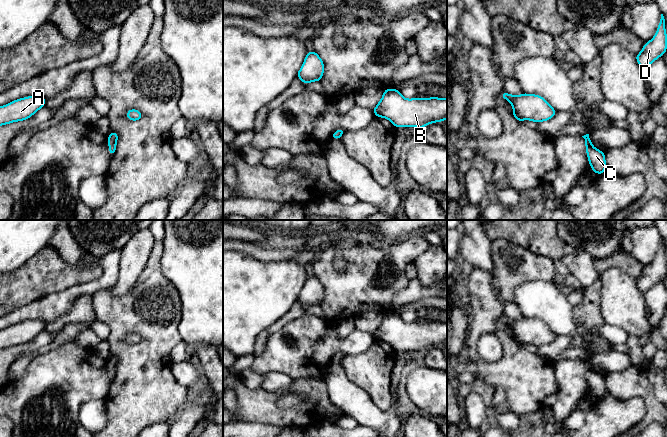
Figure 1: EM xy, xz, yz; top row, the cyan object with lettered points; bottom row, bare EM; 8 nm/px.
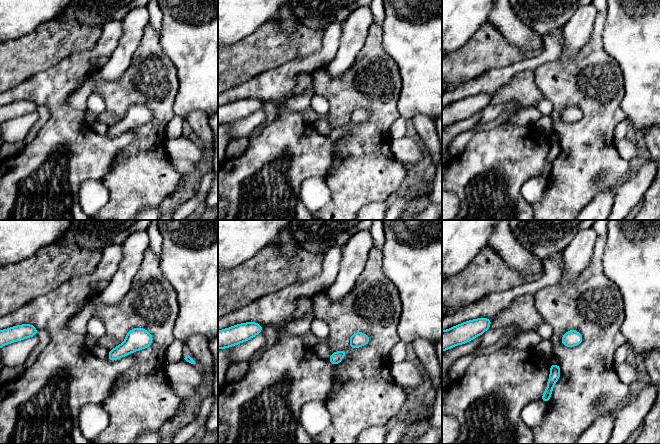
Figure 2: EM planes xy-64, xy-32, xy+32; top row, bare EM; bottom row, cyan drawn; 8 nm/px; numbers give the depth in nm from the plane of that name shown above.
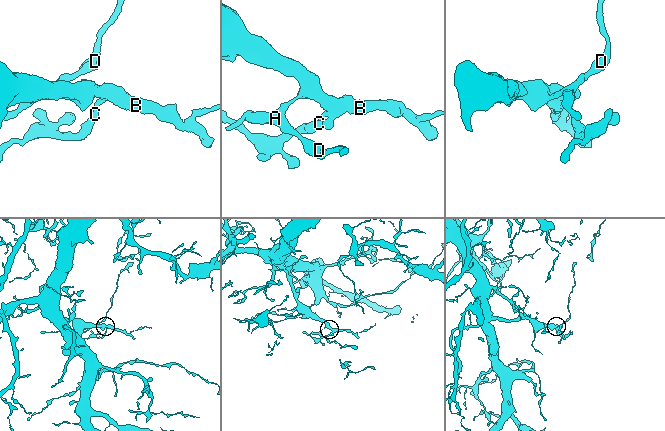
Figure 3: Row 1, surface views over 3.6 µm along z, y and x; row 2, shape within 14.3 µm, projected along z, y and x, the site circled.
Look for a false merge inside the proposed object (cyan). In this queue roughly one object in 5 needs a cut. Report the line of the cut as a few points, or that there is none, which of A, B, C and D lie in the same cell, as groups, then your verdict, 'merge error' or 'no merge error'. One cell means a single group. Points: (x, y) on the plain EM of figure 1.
cut none; groups A B C D; no merge error

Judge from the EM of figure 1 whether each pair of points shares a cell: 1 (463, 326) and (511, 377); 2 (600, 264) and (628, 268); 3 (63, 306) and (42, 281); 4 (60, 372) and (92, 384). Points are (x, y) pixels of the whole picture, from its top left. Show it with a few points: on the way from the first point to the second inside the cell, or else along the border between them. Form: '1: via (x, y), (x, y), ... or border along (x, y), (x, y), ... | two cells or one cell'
1: border along (469, 324), (464, 346) | two cells
2: via (607, 263), (621, 263) | one cell
3: border along (73, 285), (48, 293), (30, 303) | two cells
4: via (68, 375), (84, 376) | one cell

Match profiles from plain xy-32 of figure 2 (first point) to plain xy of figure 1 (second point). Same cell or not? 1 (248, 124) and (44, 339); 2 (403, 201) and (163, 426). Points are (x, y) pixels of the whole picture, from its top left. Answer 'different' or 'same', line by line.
1: same
2: different

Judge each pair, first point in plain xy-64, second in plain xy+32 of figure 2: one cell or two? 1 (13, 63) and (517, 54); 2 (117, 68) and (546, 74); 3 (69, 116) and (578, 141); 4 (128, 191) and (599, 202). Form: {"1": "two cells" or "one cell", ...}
{"1": "one cell", "2": "two cells", "3": "two cells", "4": "two cells"}

